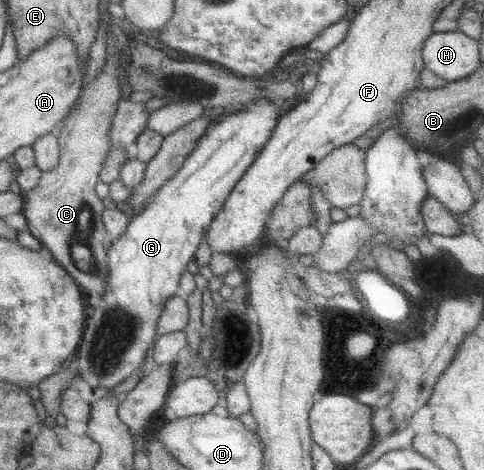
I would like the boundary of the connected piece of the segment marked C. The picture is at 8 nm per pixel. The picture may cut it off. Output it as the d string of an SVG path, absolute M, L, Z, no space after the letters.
M109 32L107 35L107 62L105 62L102 72L99 72L96 78L84 87L76 110L63 120L63 124L58 130L58 144L61 150L59 163L53 169L42 173L37 186L24 194L22 212L26 217L28 230L40 241L44 252L65 268L81 288L85 288L89 294L97 292L100 295L105 292L105 288L108 288L110 270L110 266L107 264L108 250L111 248L114 238L111 238L101 220L105 206L103 200L97 196L95 186L100 182L99 172L105 164L105 158L107 158L109 150L113 150L112 142L110 142L110 129L118 108L118 101L122 100L120 70L118 70L121 54L113 42L115 39Z

